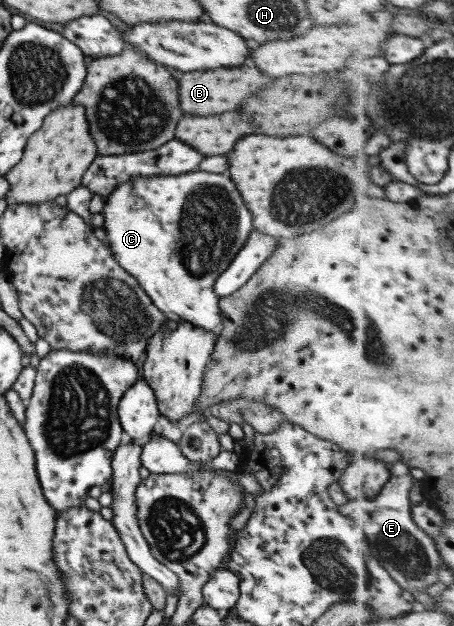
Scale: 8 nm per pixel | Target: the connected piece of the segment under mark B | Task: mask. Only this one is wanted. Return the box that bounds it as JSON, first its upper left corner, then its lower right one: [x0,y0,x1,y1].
[177,63,272,116]

